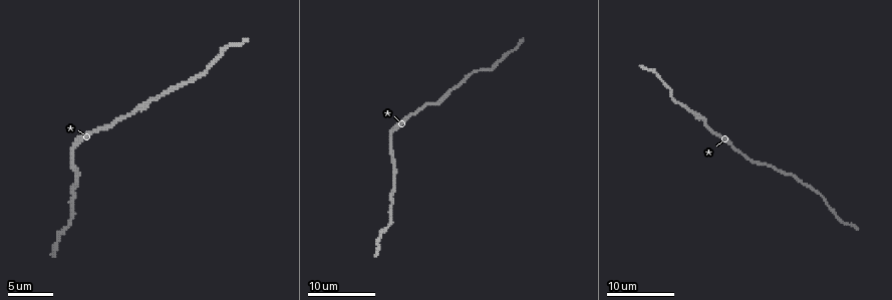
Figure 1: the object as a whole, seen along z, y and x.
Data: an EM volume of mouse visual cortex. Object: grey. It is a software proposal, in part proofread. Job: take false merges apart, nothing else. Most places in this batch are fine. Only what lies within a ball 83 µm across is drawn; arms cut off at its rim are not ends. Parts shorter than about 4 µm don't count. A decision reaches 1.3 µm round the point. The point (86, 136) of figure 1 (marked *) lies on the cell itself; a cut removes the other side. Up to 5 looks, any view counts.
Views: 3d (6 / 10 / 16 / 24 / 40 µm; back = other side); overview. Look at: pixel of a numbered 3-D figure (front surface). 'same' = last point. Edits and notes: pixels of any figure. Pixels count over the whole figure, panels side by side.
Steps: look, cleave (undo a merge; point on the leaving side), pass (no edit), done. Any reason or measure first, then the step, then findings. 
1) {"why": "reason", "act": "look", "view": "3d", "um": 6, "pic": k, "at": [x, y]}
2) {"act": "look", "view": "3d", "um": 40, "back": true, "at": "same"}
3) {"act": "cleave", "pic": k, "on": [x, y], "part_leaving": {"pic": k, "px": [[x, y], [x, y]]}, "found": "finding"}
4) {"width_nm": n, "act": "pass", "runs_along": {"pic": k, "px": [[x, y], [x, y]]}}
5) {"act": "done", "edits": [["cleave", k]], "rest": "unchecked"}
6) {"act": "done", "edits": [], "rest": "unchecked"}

{"why": "thick turns thin", "act": "look", "view": "3d", "um": 16, "pic": 1, "at": [730, 144]}

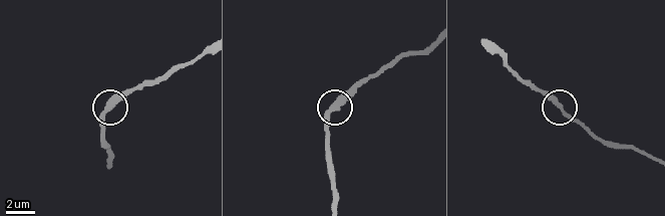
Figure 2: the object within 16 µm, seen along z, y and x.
{"act": "look", "view": "3d", "um": 6, "pic": 2, "at": [336, 108]}

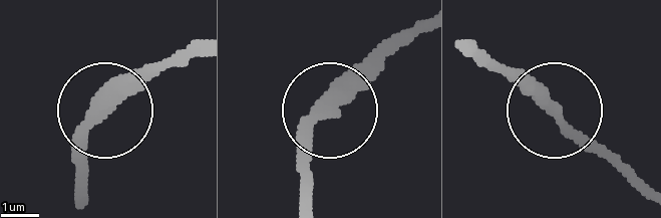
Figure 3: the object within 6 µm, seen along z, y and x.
{"width_nm": 320, "act": "pass", "runs_along": {"pic": 3, "px": [[524, 81], [641, 193]]}, "found": "all the same cell"}

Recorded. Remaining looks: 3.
{"why": "thick turns thin", "act": "look", "view": "3d", "um": 16, "pic": 1, "at": [150, 101]}

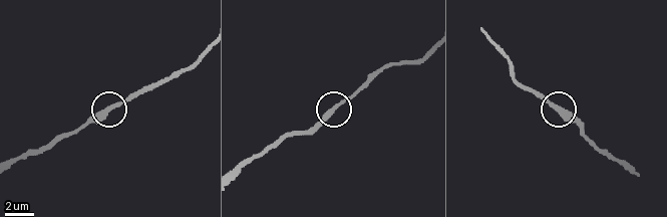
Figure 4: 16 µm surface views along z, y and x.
{"why": "zoom in", "act": "look", "view": "3d", "um": 10, "pic": 4, "at": [333, 109]}

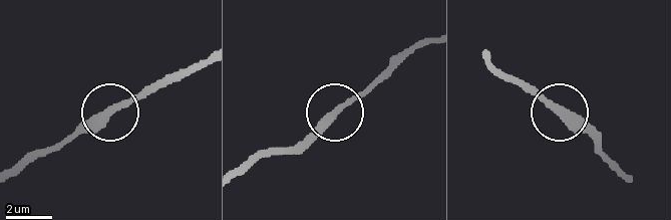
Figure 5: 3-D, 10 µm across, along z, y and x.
{"width_nm": 350, "act": "pass", "runs_along": {"pic": 5, "px": [[14, 173], [95, 129], [144, 86]]}, "found": "all the same cell"}

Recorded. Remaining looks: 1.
{"act": "done", "edits": [], "rest": "unchecked"}

